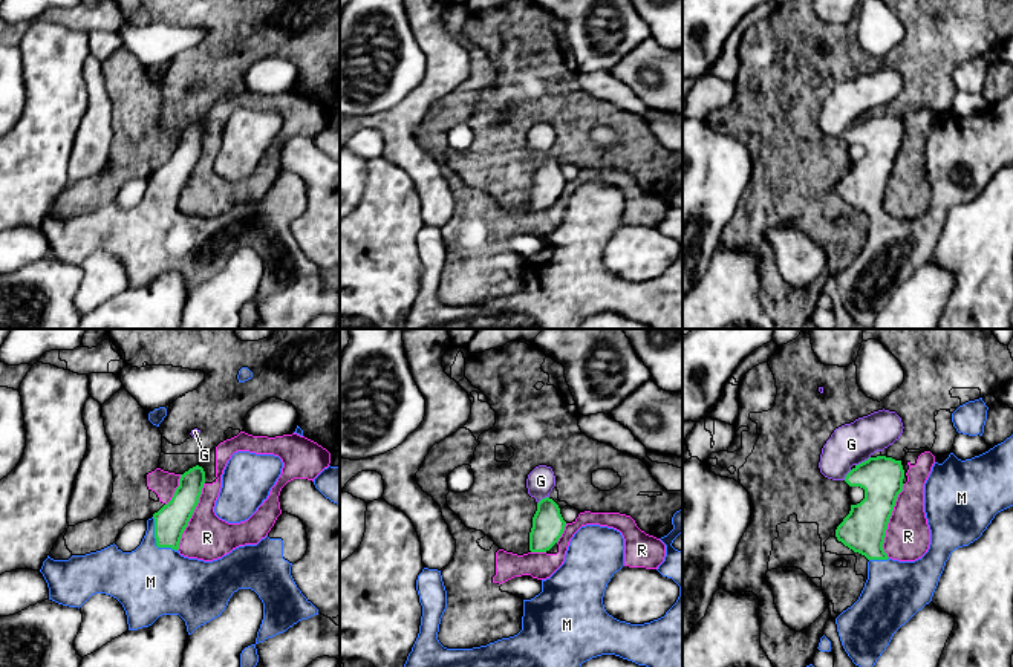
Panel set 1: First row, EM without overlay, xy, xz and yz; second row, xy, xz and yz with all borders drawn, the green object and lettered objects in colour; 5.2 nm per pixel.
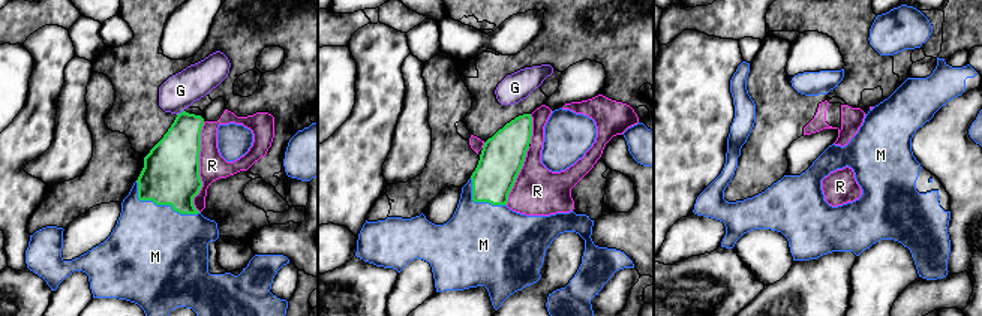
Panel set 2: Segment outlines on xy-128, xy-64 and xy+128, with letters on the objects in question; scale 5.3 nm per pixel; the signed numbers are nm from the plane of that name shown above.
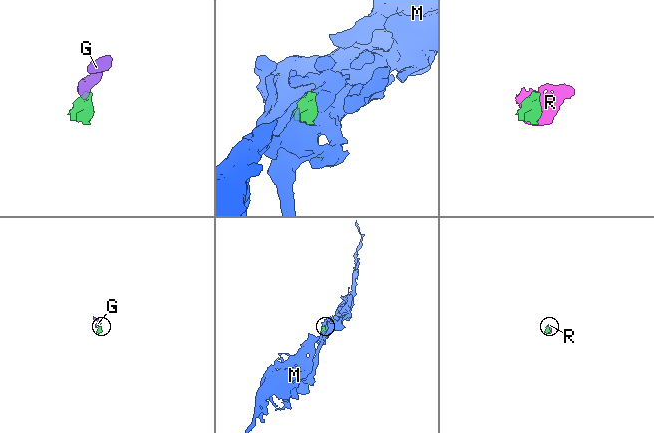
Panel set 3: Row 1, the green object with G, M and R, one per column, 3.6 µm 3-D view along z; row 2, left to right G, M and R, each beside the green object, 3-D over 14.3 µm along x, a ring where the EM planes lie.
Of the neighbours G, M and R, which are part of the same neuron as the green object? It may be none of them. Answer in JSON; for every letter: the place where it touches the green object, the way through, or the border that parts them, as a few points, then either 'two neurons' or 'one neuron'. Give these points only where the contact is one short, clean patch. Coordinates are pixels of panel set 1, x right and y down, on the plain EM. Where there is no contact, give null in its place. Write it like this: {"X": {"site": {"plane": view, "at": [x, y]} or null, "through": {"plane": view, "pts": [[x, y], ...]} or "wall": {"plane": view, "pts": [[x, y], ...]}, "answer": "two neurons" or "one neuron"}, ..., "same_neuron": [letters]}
{"G": {"site": {"plane": "yz", "at": [862, 120]}, "through": {"plane": "yz", "pts": [[882, 135], [876, 133], [862, 120], [851, 101]]}, "answer": "one neuron"}, "M": {"site": {"plane": "xy", "at": [156, 199]}, "answer": "one neuron"}, "R": {"site": {"plane": "yz", "at": [888, 178]}, "answer": "two neurons"}, "same_neuron": ["G", "M"]}

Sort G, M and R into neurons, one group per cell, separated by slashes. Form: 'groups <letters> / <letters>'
groups G M / R

